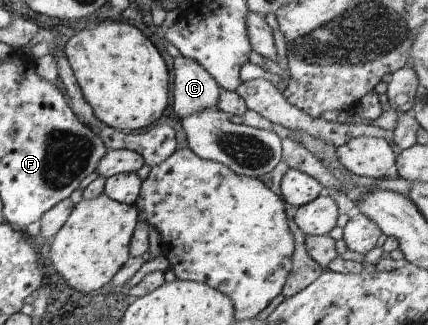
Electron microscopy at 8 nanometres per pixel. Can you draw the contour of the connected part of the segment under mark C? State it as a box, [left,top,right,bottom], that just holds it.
[172,55,222,119]

